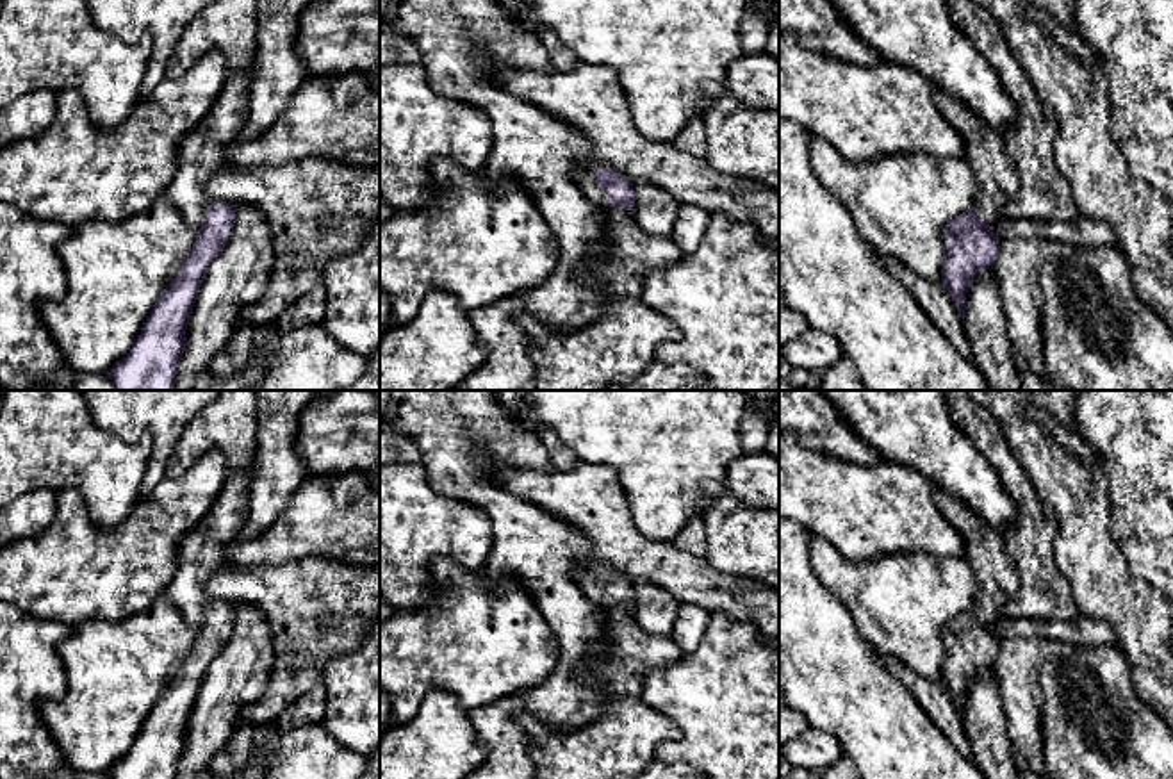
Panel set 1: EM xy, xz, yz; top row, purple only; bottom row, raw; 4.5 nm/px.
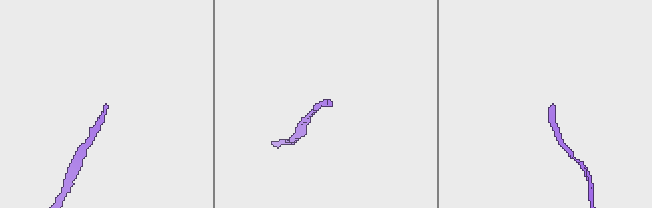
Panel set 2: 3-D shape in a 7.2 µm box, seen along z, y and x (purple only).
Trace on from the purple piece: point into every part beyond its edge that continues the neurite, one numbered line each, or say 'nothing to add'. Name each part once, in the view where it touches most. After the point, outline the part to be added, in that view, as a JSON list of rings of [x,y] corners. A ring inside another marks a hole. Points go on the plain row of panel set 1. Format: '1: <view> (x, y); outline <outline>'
1: xz (585, 578); outline [[[579,567],[574,574],[574,583],[585,592],[585,595],[597,606],[613,608],[604,590],[601,588],[594,570]]]

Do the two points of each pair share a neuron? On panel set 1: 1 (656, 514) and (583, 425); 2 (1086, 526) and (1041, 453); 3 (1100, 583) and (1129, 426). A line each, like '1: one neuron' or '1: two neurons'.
1: one neuron
2: one neuron
3: two neurons

